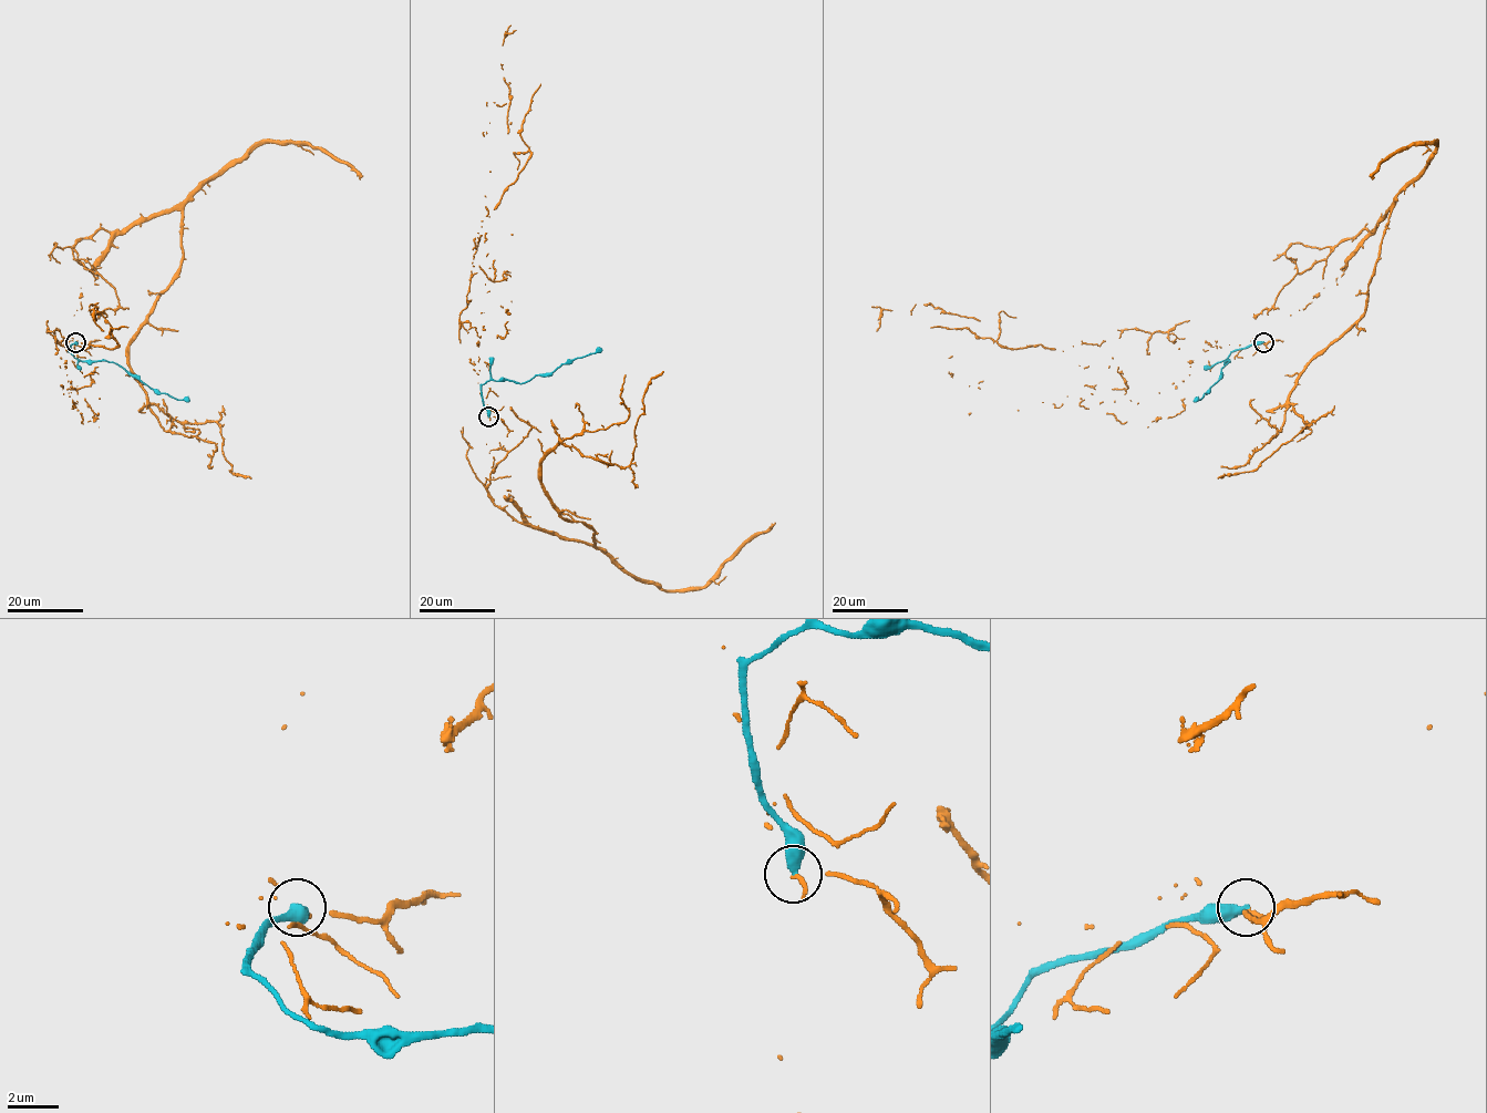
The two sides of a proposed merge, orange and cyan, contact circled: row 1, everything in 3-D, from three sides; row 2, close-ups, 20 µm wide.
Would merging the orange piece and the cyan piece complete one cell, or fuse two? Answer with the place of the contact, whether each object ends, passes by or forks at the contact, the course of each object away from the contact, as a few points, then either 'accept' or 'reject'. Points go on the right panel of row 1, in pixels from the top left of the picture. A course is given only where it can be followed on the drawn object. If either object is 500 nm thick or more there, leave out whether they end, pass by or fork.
at (1263, 342); orange ends there; cyan ends there; orange runs (1262, 342), (1256, 317), (1280, 290), (1390, 209), (1365, 311), (1289, 393), (1313, 421), (1251, 471), (1218, 478); cyan runs (1262, 342), (1233, 350), (1221, 369), (1221, 377), (1194, 401); reject

